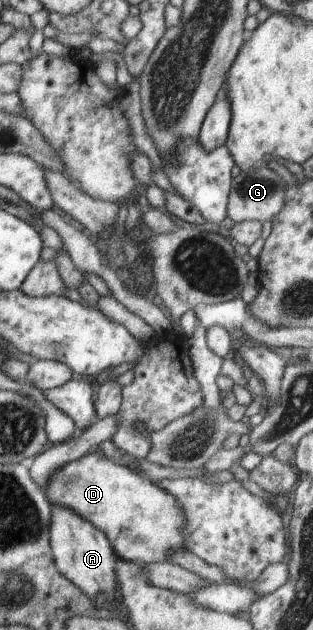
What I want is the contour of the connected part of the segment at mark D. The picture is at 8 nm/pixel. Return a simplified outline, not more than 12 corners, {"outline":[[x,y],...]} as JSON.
{"outline":[[92,449],[45,480],[116,557],[167,561],[185,538],[175,498]]}

